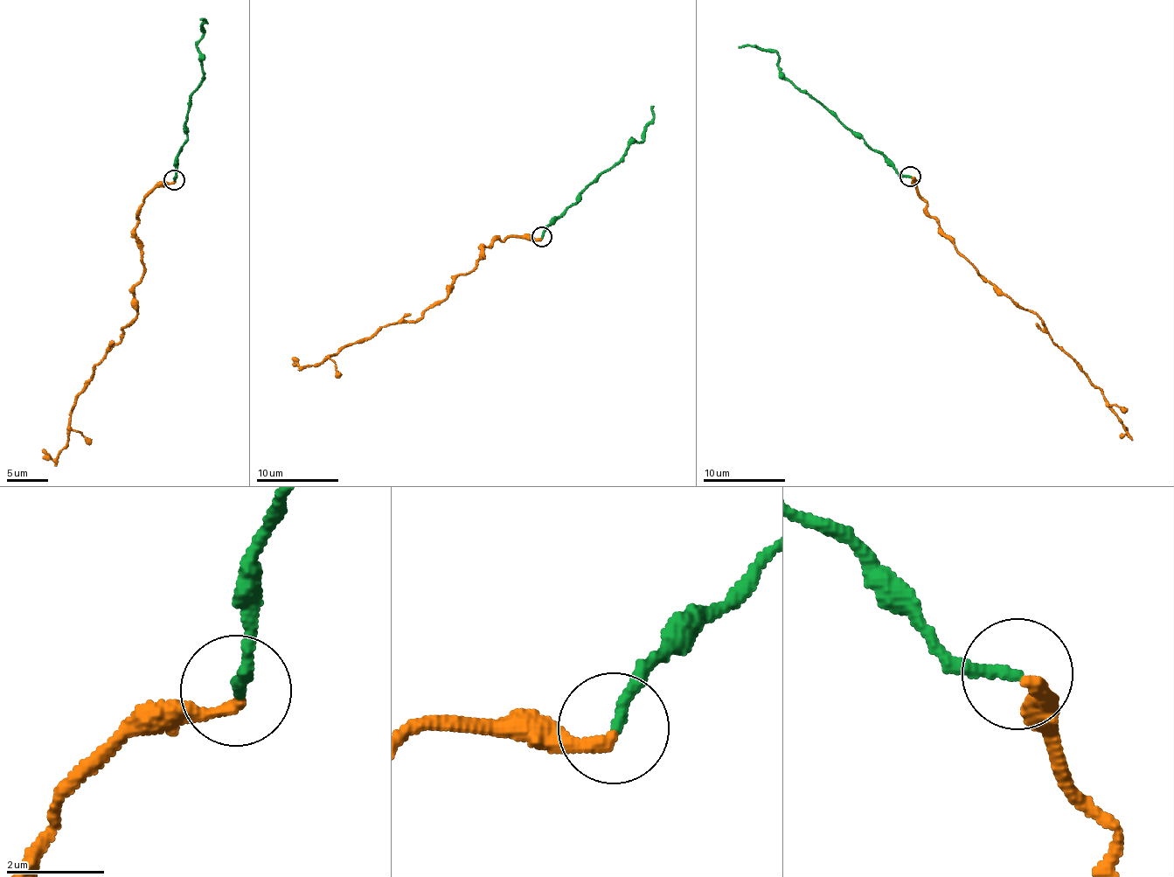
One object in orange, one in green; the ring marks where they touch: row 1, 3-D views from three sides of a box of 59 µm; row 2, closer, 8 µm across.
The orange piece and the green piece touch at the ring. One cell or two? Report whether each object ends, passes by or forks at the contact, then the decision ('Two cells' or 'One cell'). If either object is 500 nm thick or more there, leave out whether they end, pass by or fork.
At the ring orange ends. At the ring green ends. One cell

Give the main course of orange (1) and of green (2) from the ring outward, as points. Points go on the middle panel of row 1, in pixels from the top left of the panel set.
1: (541, 238), (506, 237), (485, 247), (448, 295), (416, 321), (399, 319), (319, 363), (295, 364)
2: (541, 236), (576, 203), (580, 191), (625, 153), (632, 138), (642, 140), (644, 124), (654, 117), (651, 107)

